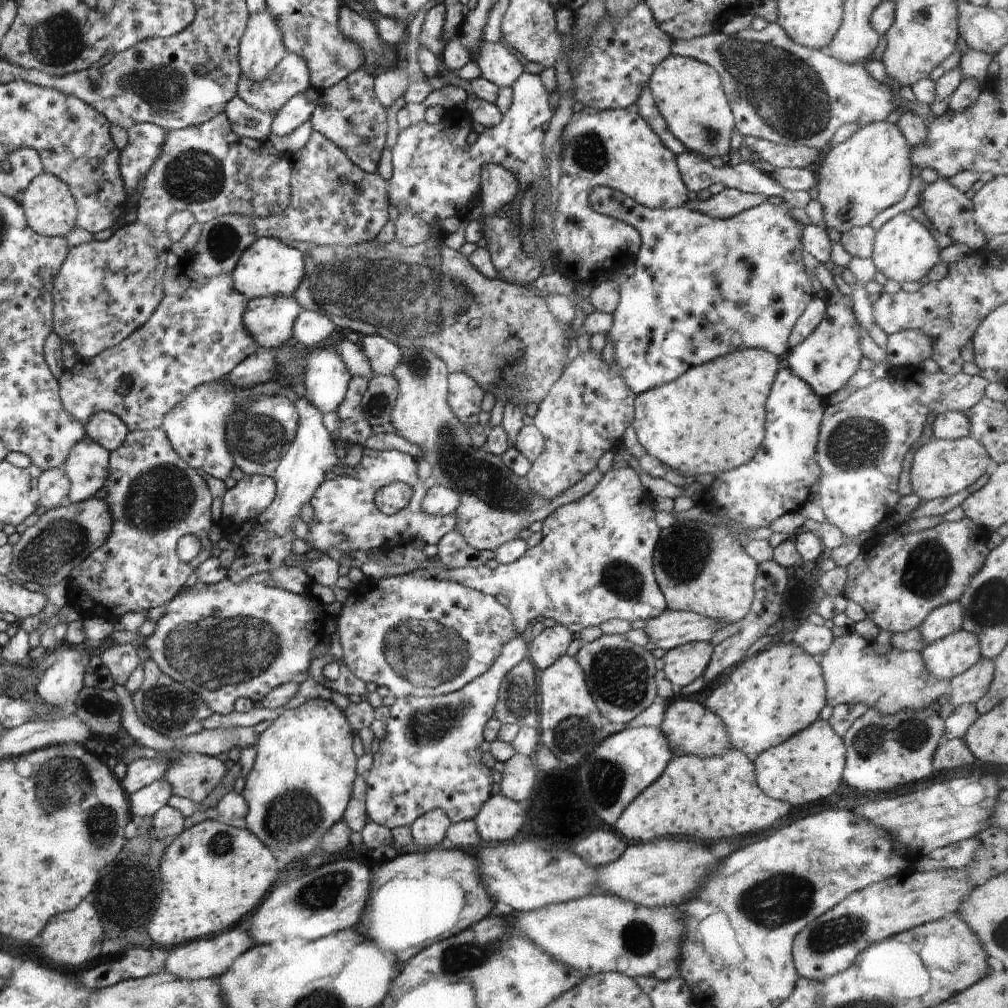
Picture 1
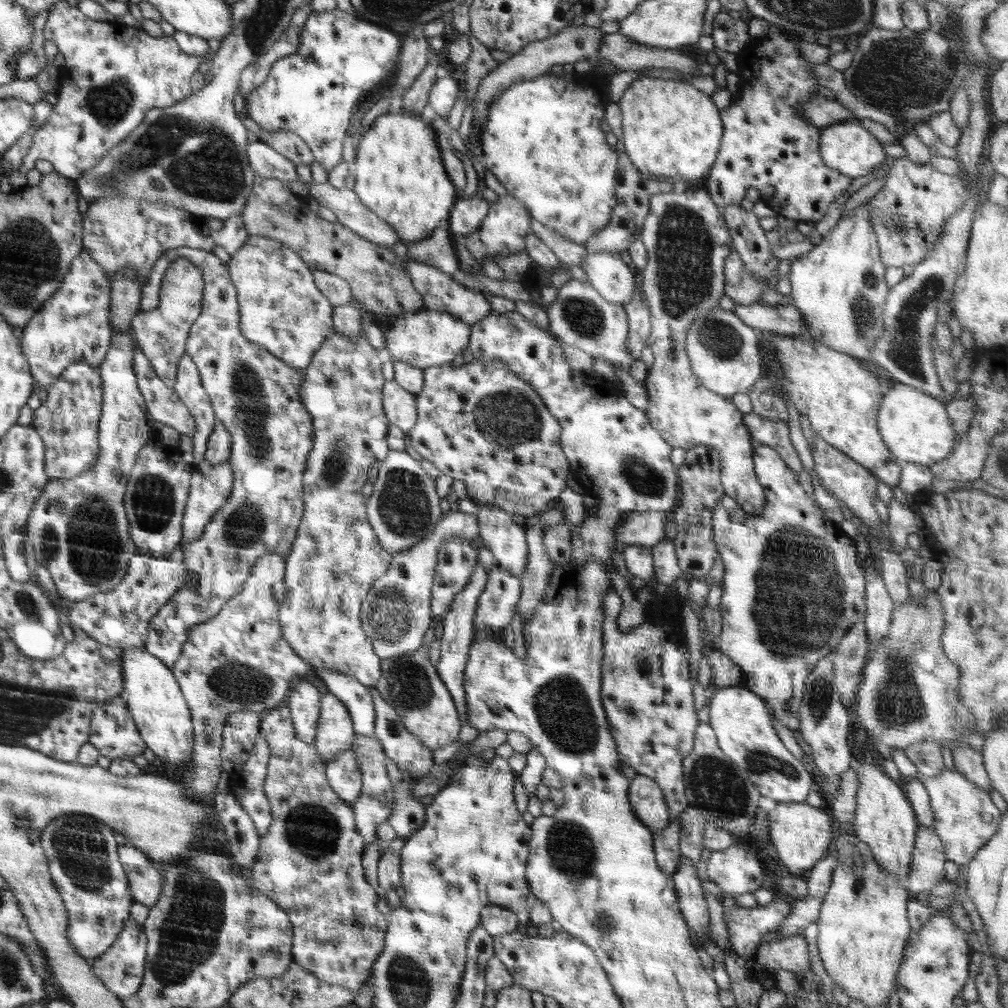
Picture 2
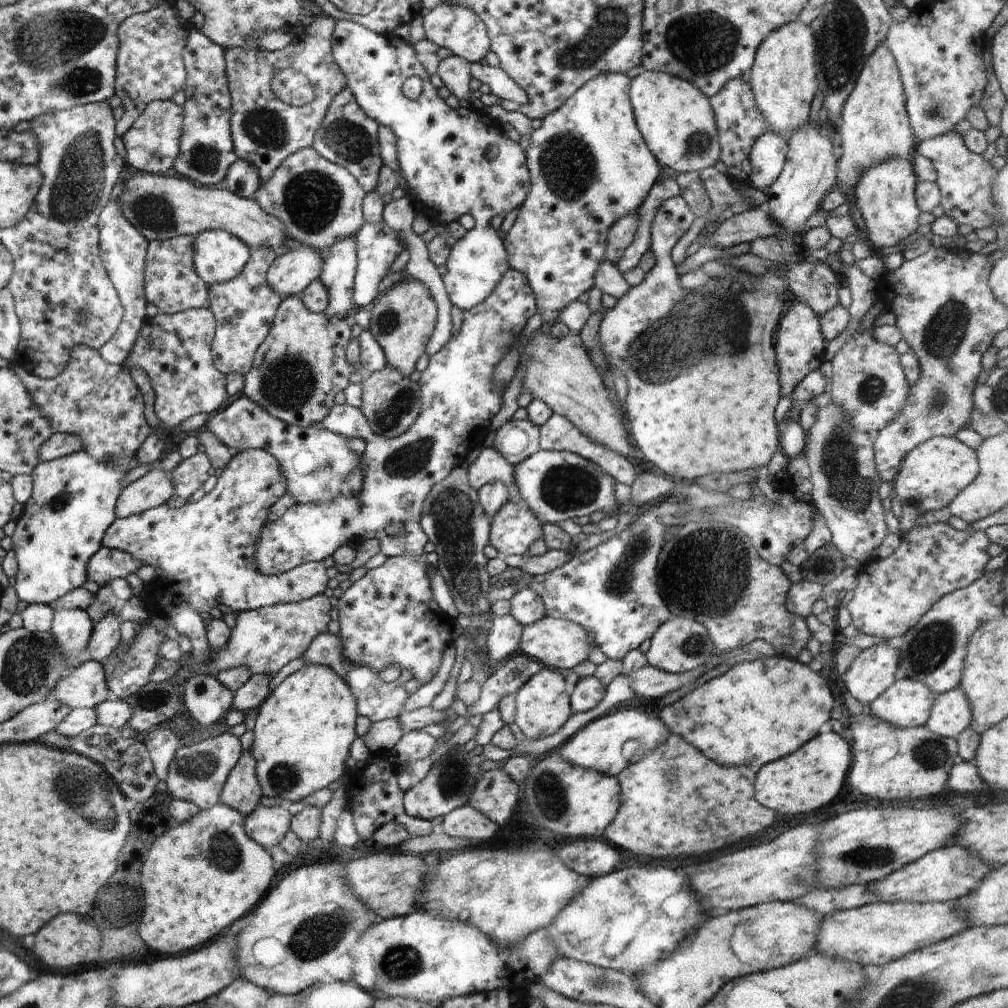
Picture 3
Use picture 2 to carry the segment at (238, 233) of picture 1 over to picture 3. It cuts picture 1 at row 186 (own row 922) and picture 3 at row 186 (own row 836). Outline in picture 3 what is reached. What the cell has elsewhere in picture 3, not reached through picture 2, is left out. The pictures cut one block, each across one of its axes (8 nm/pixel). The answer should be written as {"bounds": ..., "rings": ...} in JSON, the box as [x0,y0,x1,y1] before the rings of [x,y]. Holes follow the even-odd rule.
{"bounds":[255,147,365,255],"rings":[[[313,147],[288,156],[274,170],[266,184],[256,192],[255,200],[266,214],[274,216],[284,228],[284,236],[326,255],[330,246],[346,236],[354,236],[365,224],[362,204],[365,192],[358,180],[341,165],[325,160]]]}

